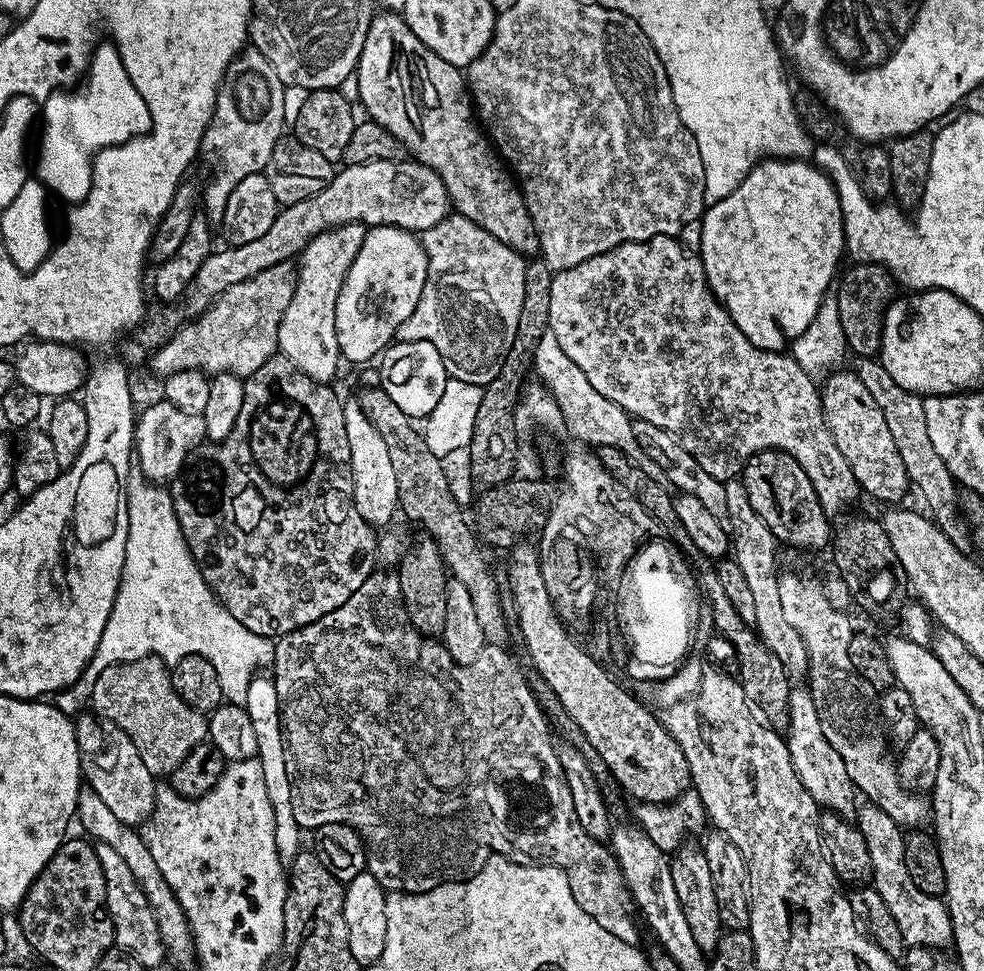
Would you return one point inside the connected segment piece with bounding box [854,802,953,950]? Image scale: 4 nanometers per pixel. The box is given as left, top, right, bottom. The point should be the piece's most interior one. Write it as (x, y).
(924, 920)

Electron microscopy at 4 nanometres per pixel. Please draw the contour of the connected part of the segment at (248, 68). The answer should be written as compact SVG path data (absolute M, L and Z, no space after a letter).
M245 47L244 51L237 55L216 95L216 105L212 120L208 129L204 131L204 137L200 143L202 156L212 163L212 177L203 185L202 212L209 224L213 226L223 225L226 214L226 202L230 202L230 194L234 194L234 186L242 182L255 172L263 173L270 162L270 154L274 154L274 146L278 146L280 137L285 135L286 127L283 118L283 94L286 85L274 74L274 66L266 62L266 58L257 48Z

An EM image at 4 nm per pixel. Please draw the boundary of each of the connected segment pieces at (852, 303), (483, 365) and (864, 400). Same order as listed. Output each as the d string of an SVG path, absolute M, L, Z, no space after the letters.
M853 263L852 269L839 281L840 290L835 291L838 316L842 318L842 330L846 334L849 349L857 357L875 357L880 351L880 335L884 329L884 315L894 299L892 273L881 264Z
M449 214L444 217L442 222L438 222L438 226L430 226L430 230L426 230L422 234L422 243L424 253L428 259L426 286L422 286L422 298L418 298L418 306L414 310L414 314L410 314L410 318L406 318L406 322L402 322L402 326L398 326L395 339L402 344L406 342L430 342L430 346L434 346L434 350L438 350L438 354L442 354L442 366L446 366L449 377L458 379L460 382L485 386L492 379L498 377L498 372L502 369L506 356L510 353L510 346L513 345L518 316L522 309L523 295L526 291L527 263L525 257L514 251L510 246L503 244L498 238L494 238L494 234L482 230L482 226L470 222L470 218L459 214Z
M844 371L833 372L820 388L820 405L826 426L838 450L842 450L842 458L850 462L850 470L854 470L861 493L868 495L869 492L874 499L885 500L885 505L895 505L910 492L906 466L902 466L898 446L894 446L894 438L886 426L886 417L882 415L878 402L874 402L870 390L866 390L862 378L858 378L855 371Z

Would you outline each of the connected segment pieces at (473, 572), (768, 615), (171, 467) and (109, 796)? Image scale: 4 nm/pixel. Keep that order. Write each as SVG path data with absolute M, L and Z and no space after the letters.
M373 386L373 388L364 388L358 393L358 399L366 418L374 422L374 430L382 434L382 442L386 442L386 450L390 450L390 463L394 465L394 478L398 478L398 498L400 499L398 508L410 520L424 526L429 537L438 545L439 554L445 569L451 574L451 577L464 584L476 612L476 619L482 629L485 641L492 646L507 645L508 640L508 620L504 617L504 608L500 605L500 592L496 589L496 576L492 573L492 568L487 564L482 550L479 537L475 529L470 528L465 516L464 508L454 500L450 488L446 482L446 474L443 473L443 462L436 457L427 446L425 437L421 429L415 428L413 417L408 416L394 403L394 398L386 394L383 388Z
M741 479L725 481L724 489L726 490L726 508L728 510L727 523L730 525L730 548L734 553L735 562L742 568L742 573L751 589L751 596L754 598L757 619L754 627L766 642L766 646L770 646L770 650L774 650L774 654L778 654L778 658L782 658L789 673L807 673L806 642L798 634L798 630L794 630L794 626L790 626L790 622L786 622L786 613L782 610L782 598L778 595L780 576L778 571L776 572L777 538L766 526L766 522L762 522L762 518L758 518L754 506L750 505L749 495L746 494L746 488Z
M166 399L157 400L137 417L134 452L139 471L151 483L166 484L181 475L191 457L190 452L197 451L205 443L206 422L202 414L192 415L178 410Z
M92 714L77 715L74 723L80 751L80 770L87 787L92 788L102 802L106 802L121 822L143 825L156 805L158 780L150 770L146 770L146 762L142 762L142 754L138 754L134 742L127 738L111 740L104 733L105 725Z

